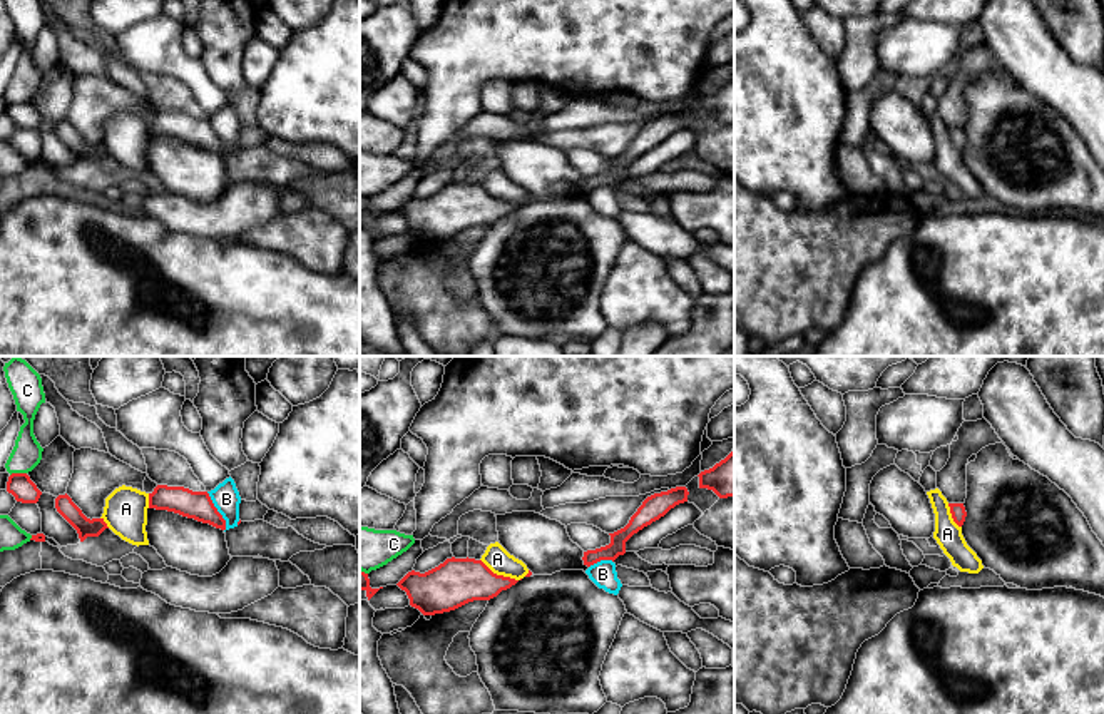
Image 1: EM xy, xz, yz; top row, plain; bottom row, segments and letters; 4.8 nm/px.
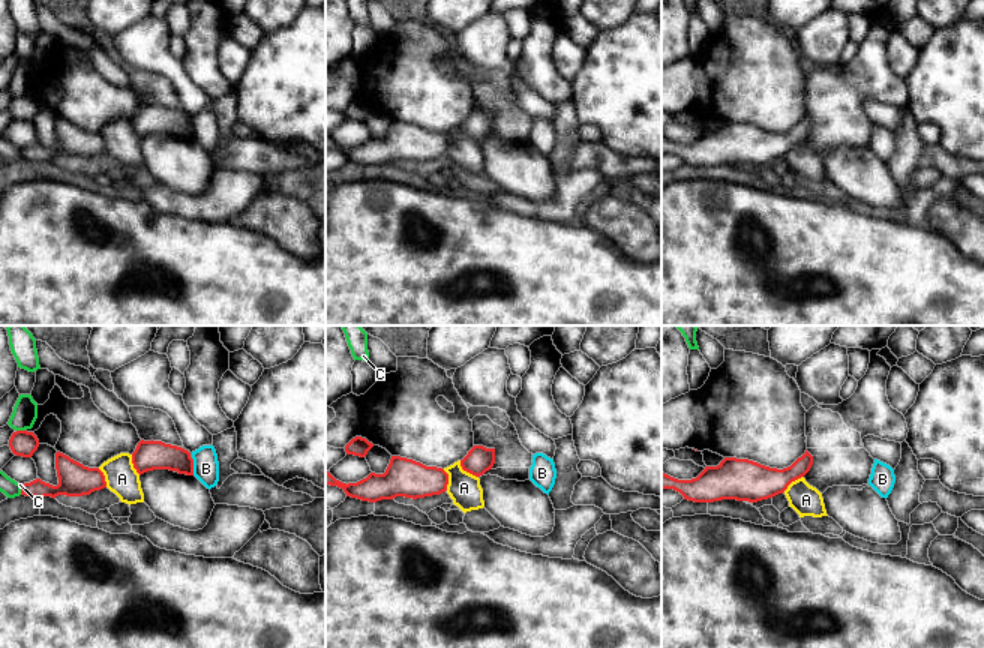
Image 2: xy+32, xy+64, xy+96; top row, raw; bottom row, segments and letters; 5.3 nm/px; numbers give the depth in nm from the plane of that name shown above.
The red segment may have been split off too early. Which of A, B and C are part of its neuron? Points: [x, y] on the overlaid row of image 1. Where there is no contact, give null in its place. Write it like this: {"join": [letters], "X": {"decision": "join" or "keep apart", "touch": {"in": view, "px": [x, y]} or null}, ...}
{"join": [], "A": {"decision": "keep apart", "touch": {"in": "xz", "px": [500, 576]}}, "B": {"decision": "keep apart", "touch": {"in": "xy", "px": [218, 512]}}, "C": {"decision": "keep apart", "touch": {"in": "xy", "px": [17, 474]}}}

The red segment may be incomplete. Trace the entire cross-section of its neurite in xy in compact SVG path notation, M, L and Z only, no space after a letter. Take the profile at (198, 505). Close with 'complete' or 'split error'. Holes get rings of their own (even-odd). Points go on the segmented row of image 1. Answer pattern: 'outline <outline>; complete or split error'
outline M157 485L154 492L149 493L149 508L174 512L226 530L226 520L214 507L207 492Z; complete

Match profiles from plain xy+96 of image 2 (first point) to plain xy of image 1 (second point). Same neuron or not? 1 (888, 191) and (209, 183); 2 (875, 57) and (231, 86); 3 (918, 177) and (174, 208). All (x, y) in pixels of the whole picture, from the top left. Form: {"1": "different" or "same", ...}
{"1": "same", "2": "same", "3": "same"}

